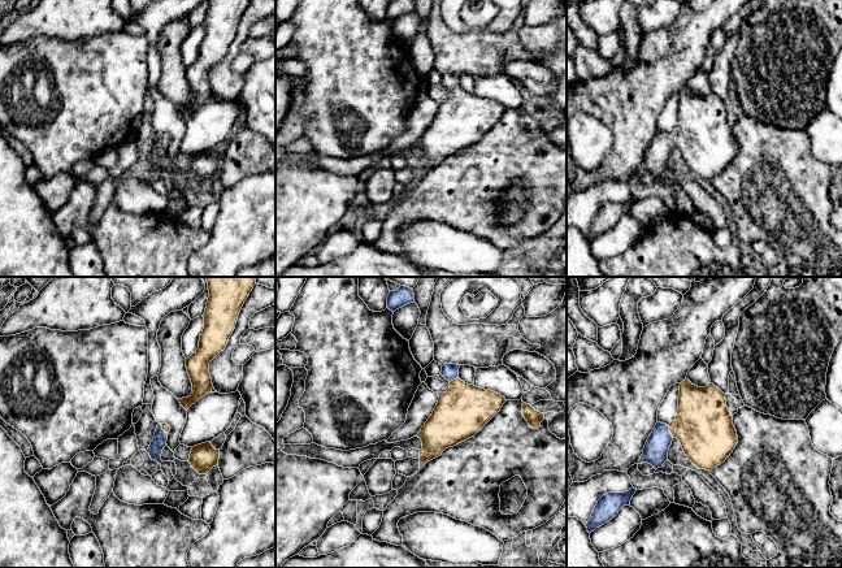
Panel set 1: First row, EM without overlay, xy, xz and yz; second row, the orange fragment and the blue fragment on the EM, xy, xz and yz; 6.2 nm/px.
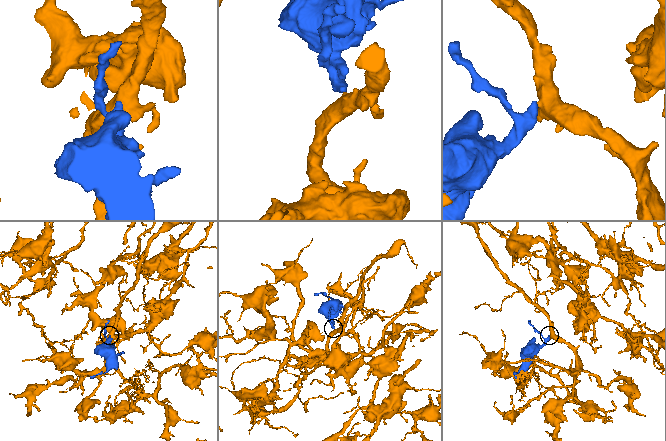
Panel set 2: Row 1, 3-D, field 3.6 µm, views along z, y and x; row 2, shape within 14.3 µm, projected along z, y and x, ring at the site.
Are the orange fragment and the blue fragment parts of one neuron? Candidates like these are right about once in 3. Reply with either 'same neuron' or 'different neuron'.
same neuron

